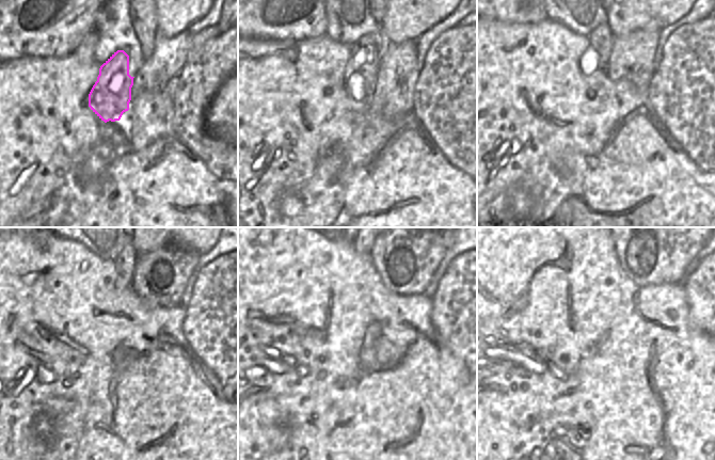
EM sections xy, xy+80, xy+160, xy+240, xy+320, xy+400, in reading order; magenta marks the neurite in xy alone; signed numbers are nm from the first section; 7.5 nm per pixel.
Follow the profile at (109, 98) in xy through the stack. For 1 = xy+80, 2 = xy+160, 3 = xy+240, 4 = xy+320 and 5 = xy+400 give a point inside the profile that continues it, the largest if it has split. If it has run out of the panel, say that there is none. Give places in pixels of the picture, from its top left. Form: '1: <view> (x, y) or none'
1: xy+80 (361, 72)
2: xy+160 (602, 38)
3: xy+240 (125, 263)
4: xy+320 (365, 249)
5: none

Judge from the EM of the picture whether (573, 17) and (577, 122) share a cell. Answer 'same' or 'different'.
different

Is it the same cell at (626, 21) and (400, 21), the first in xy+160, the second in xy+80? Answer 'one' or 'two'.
one

